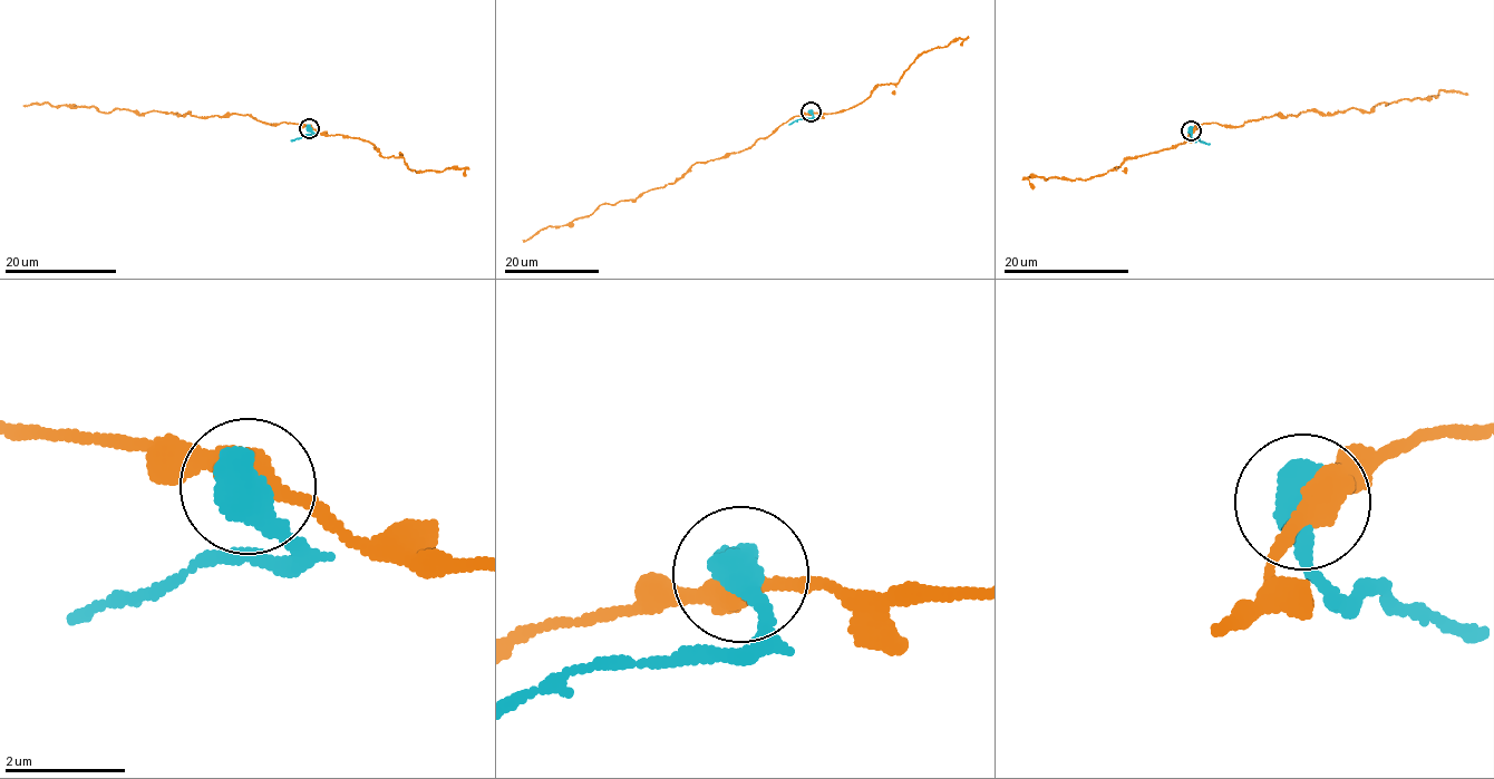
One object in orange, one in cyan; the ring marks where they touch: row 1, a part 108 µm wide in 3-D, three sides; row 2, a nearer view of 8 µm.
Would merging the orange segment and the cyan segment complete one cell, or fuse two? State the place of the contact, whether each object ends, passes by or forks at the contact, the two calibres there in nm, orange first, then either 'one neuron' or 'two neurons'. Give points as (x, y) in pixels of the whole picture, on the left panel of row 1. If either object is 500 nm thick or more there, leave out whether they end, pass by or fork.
place (309, 128); calibres 400 and 700 nm; two neurons

